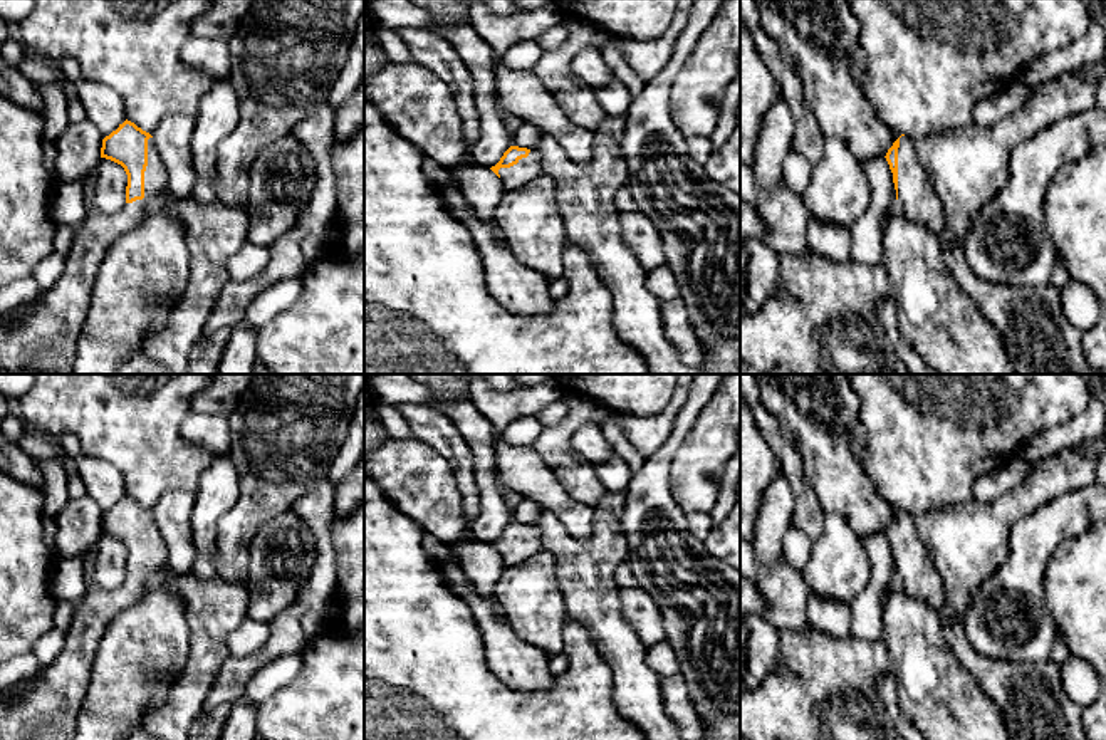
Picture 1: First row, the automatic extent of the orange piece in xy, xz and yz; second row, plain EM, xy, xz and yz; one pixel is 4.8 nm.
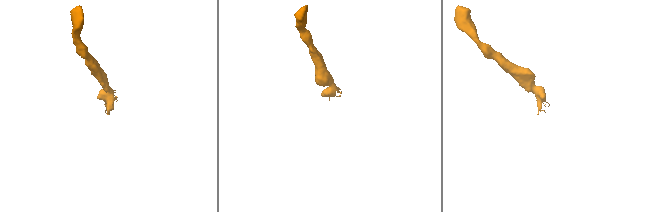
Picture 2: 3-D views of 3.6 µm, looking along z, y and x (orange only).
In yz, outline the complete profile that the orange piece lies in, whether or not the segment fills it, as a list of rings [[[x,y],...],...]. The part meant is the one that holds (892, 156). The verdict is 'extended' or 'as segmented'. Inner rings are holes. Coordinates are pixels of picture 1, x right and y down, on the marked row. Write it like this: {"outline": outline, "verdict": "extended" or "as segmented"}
{"outline": [[[901,134],[884,158],[893,173],[896,201],[901,205],[900,220],[921,223],[943,235],[945,210],[918,161],[915,141]]], "verdict": "extended"}

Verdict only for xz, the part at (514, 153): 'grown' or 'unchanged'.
grown

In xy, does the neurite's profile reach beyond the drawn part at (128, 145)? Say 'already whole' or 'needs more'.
needs more

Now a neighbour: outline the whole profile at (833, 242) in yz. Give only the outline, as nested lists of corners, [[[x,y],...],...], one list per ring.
[[[809,218],[807,247],[827,260],[846,262],[851,250],[851,230]]]

